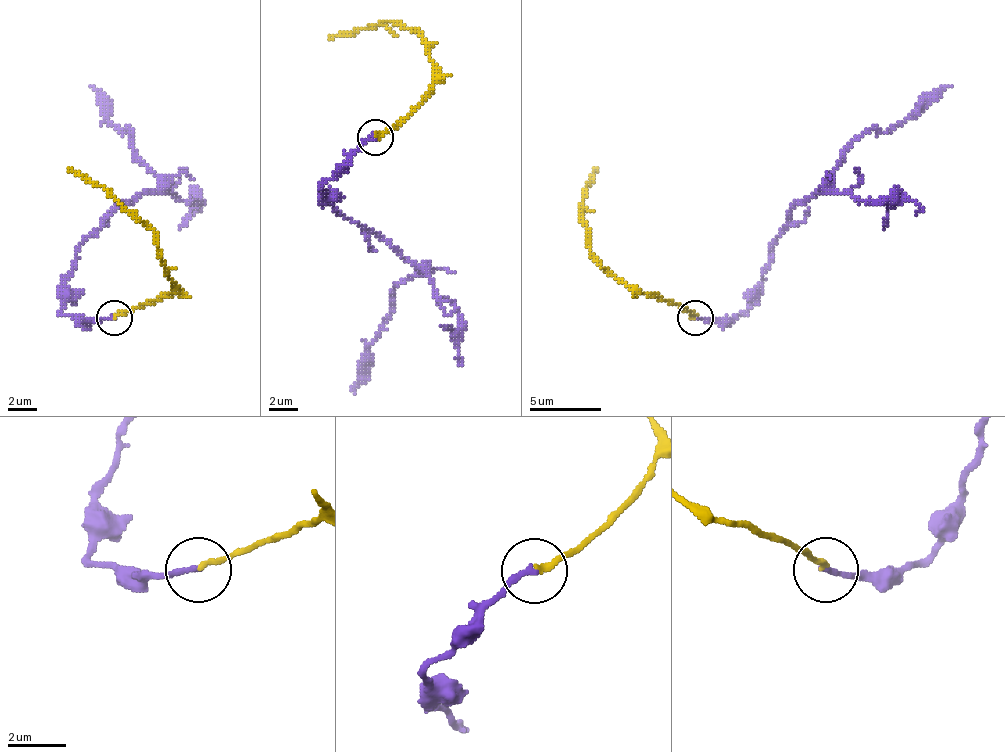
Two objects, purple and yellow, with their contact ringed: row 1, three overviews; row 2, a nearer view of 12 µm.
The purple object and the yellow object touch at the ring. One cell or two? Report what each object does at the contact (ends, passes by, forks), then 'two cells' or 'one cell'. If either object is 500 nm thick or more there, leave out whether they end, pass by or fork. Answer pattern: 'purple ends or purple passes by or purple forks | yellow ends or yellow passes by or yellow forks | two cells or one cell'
purple ends | yellow ends | one cell

